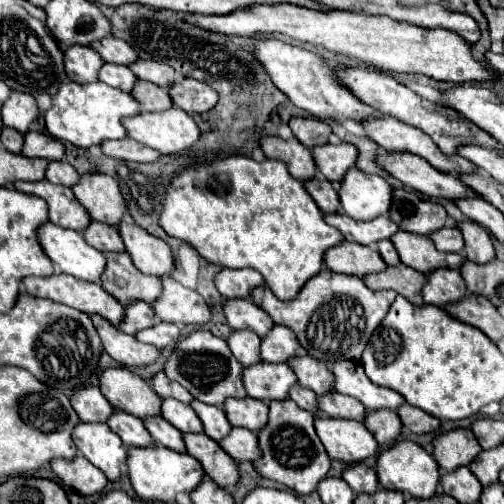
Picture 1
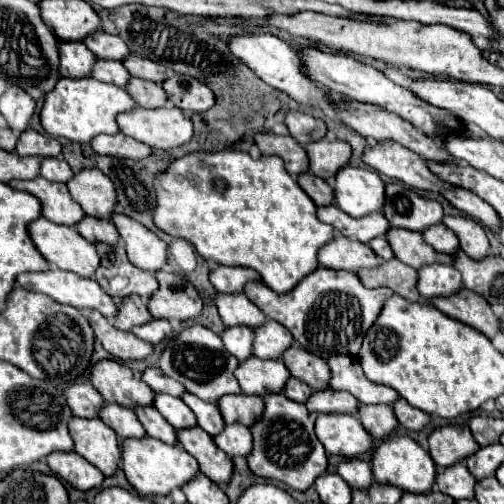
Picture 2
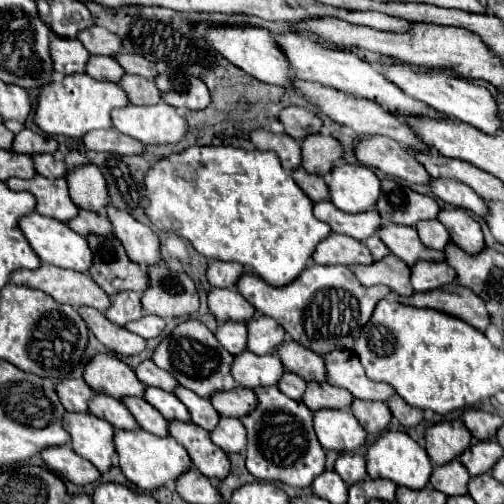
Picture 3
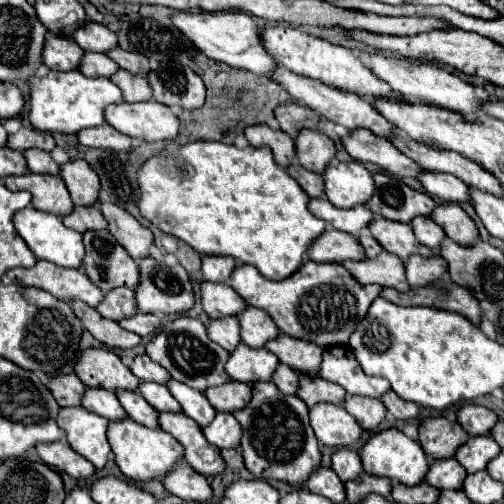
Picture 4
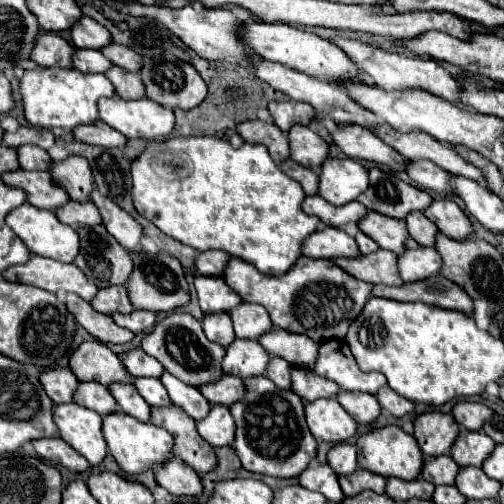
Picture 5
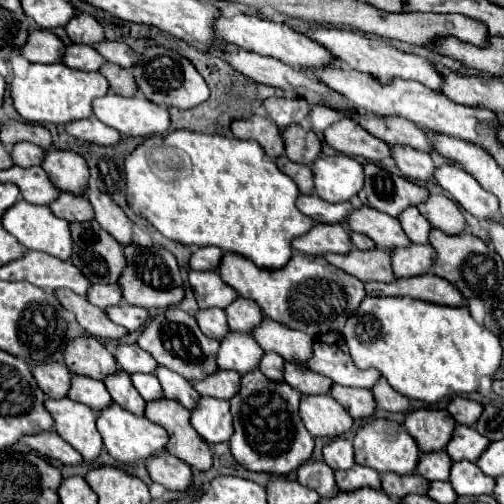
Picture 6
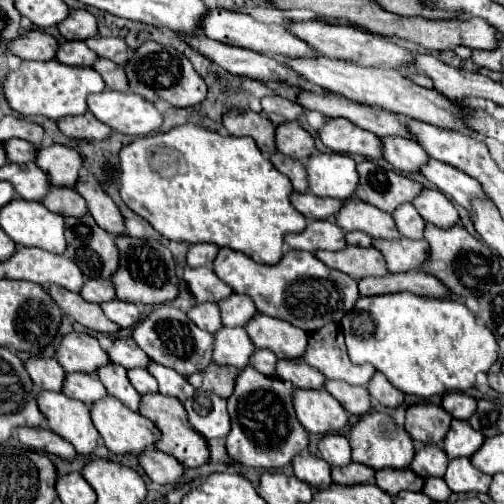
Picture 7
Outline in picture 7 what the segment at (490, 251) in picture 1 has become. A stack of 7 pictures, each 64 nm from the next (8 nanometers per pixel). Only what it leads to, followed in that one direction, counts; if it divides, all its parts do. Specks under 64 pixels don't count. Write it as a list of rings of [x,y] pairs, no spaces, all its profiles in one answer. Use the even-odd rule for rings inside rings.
[[[424,188],[420,196],[412,198],[412,206],[428,224],[434,224],[438,228],[452,228],[460,222],[454,204],[440,190]]]

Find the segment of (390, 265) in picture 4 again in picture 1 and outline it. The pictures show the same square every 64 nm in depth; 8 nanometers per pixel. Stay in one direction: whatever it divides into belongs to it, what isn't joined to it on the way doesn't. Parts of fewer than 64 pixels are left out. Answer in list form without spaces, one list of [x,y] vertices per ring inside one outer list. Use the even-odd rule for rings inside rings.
[[[404,264],[388,266],[384,272],[374,272],[364,276],[364,284],[370,290],[396,290],[412,304],[424,304],[420,294],[424,282],[426,276],[422,272],[416,272],[414,268],[408,268]]]

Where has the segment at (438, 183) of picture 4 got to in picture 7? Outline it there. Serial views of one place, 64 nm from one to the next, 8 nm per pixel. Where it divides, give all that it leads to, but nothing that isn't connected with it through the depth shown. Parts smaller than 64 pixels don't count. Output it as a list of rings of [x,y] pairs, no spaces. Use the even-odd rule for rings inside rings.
[[[386,136],[382,138],[382,148],[384,148],[384,158],[400,172],[418,172],[420,166],[426,164],[428,154],[420,144],[416,144],[412,138],[404,136]]]

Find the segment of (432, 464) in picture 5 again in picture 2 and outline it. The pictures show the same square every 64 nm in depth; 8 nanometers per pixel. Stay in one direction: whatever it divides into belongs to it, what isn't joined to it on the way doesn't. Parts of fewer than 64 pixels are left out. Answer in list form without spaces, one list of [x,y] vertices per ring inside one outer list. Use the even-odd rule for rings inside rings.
[[[456,462],[448,468],[438,470],[436,474],[436,490],[452,496],[454,500],[462,500],[462,498],[474,498],[474,484],[476,478],[468,472],[466,466],[462,466],[462,462]]]

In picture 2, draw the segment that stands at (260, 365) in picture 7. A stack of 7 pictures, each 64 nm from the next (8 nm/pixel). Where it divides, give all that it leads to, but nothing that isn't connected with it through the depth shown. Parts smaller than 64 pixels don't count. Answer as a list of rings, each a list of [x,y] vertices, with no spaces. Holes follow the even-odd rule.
[[[290,376],[290,378],[288,378],[288,384],[284,386],[284,394],[286,394],[290,400],[300,402],[300,404],[304,404],[304,402],[308,400],[310,392],[312,392],[312,390],[308,388],[308,384],[302,384],[302,380],[296,380],[294,376]]]

